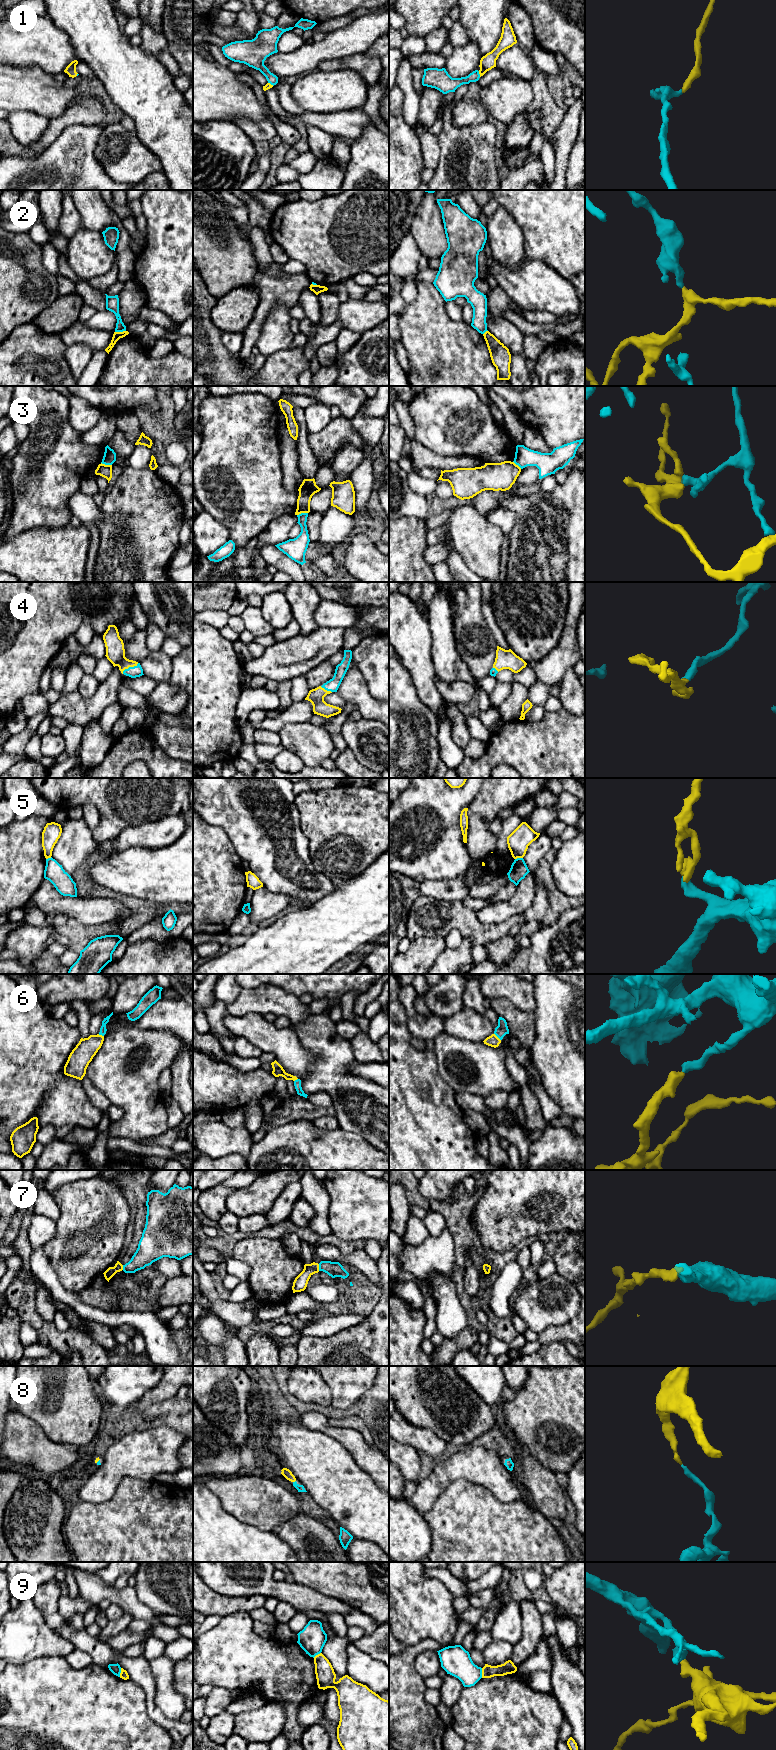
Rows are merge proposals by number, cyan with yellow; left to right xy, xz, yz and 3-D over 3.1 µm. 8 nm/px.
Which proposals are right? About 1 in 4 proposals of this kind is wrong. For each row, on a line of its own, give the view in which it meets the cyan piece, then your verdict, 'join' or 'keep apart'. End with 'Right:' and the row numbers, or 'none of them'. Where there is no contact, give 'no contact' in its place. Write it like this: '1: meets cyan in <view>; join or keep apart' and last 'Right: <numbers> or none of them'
1: meets cyan in yz; join
2: meets cyan in xy; keep apart
3: meets cyan in xy; keep apart
4: meets cyan in xy; join
5: meets cyan in yz; keep apart
6: meets cyan in yz; join
7: meets cyan in xz; join
8: meets cyan in xz; join
9: meets cyan in yz; keep apart
Right: 1, 4, 6, 7, 8

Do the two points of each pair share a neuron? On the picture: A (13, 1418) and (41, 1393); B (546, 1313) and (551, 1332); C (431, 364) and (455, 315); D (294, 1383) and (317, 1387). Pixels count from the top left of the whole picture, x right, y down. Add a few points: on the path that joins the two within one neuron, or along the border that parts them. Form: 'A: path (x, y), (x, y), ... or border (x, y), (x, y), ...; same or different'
A: border (13, 1408), (31, 1418), (39, 1426); different
B: border (571, 1319), (561, 1325), (550, 1325), (538, 1334); different
C: border (445, 302), (447, 314), (453, 320), (462, 322); different
D: path (300, 1383), (305, 1383), (311, 1387); same

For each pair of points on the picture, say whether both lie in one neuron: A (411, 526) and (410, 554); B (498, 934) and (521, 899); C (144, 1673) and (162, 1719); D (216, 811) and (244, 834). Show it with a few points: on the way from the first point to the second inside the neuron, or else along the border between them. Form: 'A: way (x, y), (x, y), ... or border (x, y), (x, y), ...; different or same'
A: way (410, 533), (410, 547); same
B: border (520, 915), (509, 917), (497, 923), (485, 924); different
C: way (148, 1684), (152, 1708); same
D: way (223, 813), (237, 827); same

